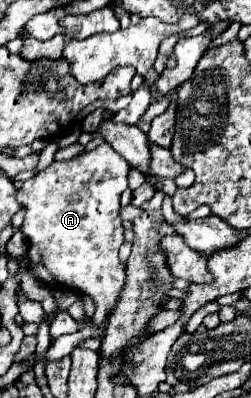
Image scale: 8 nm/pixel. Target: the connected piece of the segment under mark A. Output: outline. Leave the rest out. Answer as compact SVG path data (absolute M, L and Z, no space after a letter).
M101 143L93 151L87 151L87 153L79 155L79 157L71 159L71 161L53 161L45 171L41 171L39 175L35 175L29 181L25 181L23 187L17 191L17 201L23 207L27 207L25 221L23 221L23 233L29 239L29 261L35 261L31 265L31 271L45 285L57 285L57 283L61 283L61 285L67 285L67 287L73 287L73 289L81 291L83 295L89 295L93 299L93 303L95 303L96 309L92 319L96 323L101 323L106 320L107 315L113 311L115 301L117 301L117 297L119 297L119 293L123 289L123 283L125 283L125 263L119 261L119 255L117 253L119 253L119 247L123 243L123 225L121 225L121 217L119 217L119 197L127 189L127 173L129 173L129 165L109 147L109 143Z

